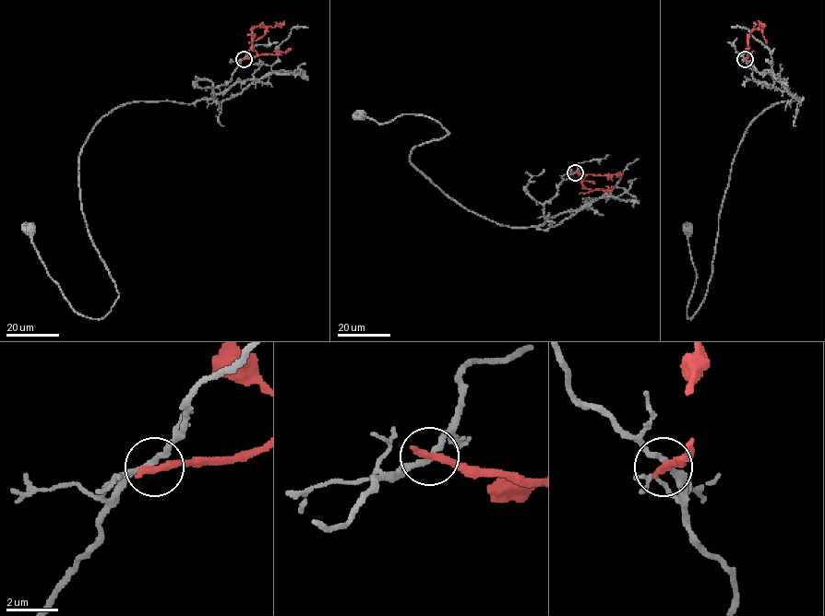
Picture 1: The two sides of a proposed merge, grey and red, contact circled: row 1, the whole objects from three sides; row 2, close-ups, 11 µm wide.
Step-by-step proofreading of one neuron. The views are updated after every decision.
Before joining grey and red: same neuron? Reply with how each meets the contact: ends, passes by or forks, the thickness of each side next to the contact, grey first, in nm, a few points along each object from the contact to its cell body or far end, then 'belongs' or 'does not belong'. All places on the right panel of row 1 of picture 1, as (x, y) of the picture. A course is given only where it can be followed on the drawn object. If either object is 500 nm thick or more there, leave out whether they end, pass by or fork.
grey passes by | red ends | 200/320 nm | grey via (745, 58), (755, 81), (800, 103), (775, 103), (744, 133), (705, 297), (690, 319), (696, 274), (687, 228) | red via (745, 58), (748, 35), (752, 30), (762, 27), (766, 42) | does not belong

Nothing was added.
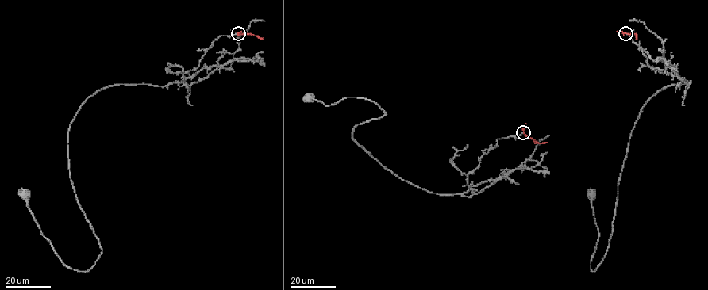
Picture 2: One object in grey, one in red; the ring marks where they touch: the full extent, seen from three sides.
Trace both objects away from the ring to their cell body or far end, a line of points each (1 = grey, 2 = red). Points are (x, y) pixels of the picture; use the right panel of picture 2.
1: (625, 33), (649, 66), (688, 86), (667, 85), (640, 112), (606, 253), (594, 272), (598, 232), (591, 193)
2: (625, 33), (635, 34), (636, 39)

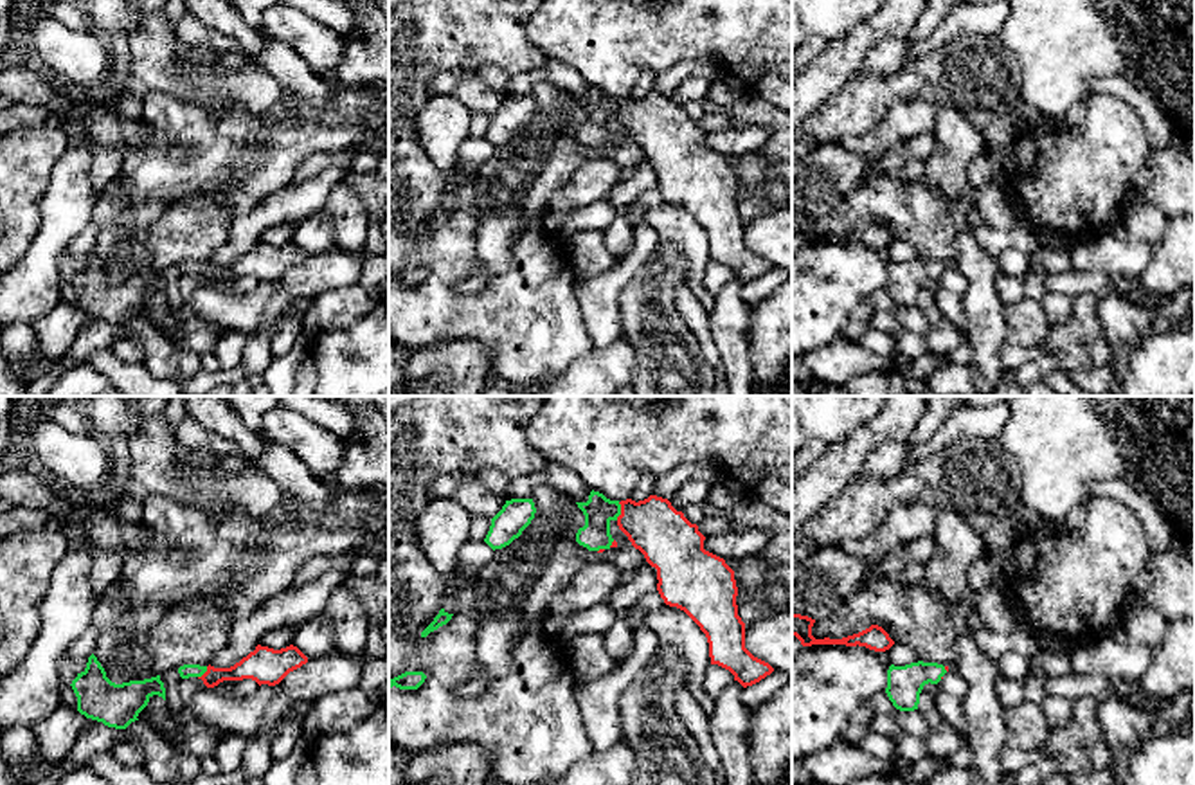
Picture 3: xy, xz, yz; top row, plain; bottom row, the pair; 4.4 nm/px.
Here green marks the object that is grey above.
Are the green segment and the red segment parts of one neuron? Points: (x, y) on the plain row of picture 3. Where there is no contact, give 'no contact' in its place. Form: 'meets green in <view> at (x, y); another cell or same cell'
meets green in xz at (619, 108); same cell

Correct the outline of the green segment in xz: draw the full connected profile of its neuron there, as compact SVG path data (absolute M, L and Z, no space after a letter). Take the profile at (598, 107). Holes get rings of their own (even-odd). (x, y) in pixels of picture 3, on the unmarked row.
M590 88L587 99L576 99L585 112L585 122L578 126L576 139L589 148L603 149L617 144L610 131L610 119L639 146L646 158L657 166L657 187L666 202L684 207L705 230L711 261L729 266L743 284L770 272L774 265L754 254L745 245L745 220L738 212L738 184L734 167L723 155L704 146L705 133L691 121L682 108L677 108L668 95L650 92L644 97L610 97L599 88Z

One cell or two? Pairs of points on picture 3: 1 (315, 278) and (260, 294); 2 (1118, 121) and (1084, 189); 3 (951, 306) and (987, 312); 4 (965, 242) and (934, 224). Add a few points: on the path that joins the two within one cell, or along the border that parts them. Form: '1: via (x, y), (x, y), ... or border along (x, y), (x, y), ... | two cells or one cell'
1: border along (278, 281), (278, 290), (256, 326) | two cells
2: via (1113, 137), (1111, 146), (1084, 173) | one cell
3: border along (960, 296), (967, 330) | two cells
4: border along (956, 234), (956, 256), (952, 260) | two cells

